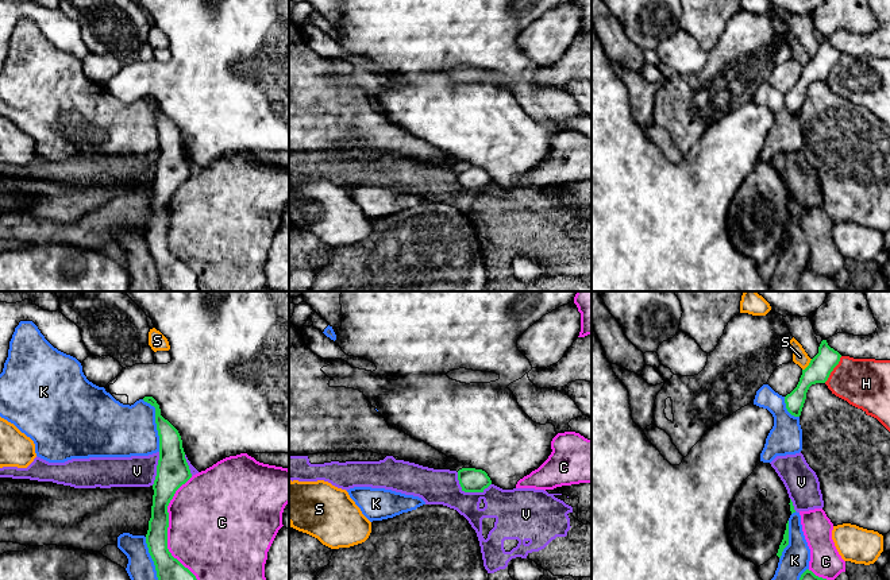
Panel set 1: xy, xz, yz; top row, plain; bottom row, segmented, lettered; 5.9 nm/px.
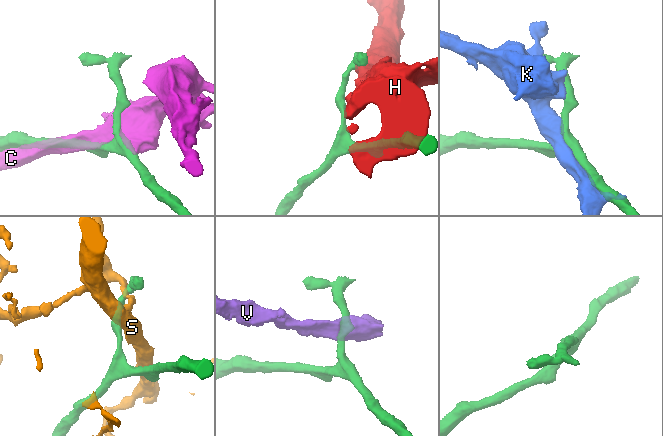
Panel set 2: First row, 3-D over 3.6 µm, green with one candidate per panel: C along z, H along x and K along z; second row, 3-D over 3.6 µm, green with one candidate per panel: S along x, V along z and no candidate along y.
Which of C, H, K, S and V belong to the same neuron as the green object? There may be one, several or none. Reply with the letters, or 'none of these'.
none of these

